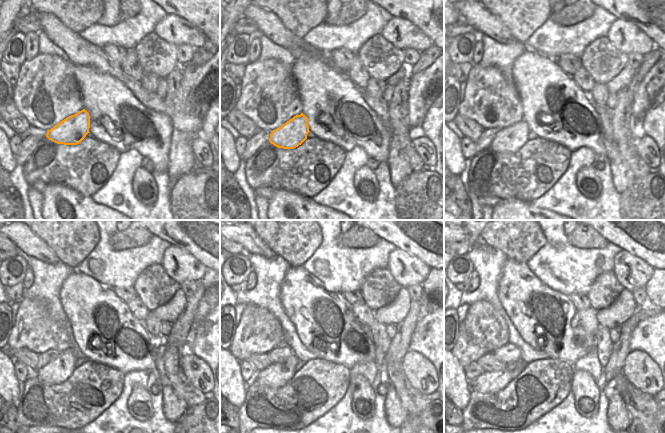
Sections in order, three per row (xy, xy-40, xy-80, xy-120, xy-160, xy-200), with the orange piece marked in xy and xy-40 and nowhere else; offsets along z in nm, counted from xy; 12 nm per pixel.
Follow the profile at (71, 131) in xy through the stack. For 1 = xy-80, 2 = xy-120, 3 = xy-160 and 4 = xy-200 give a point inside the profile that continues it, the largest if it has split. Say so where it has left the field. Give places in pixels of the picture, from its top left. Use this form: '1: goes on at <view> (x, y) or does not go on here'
1: goes on at xy-80 (510, 139)
2: goes on at xy-120 (57, 371)
3: goes on at xy-160 (276, 375)
4: goes on at xy-200 (488, 382)

